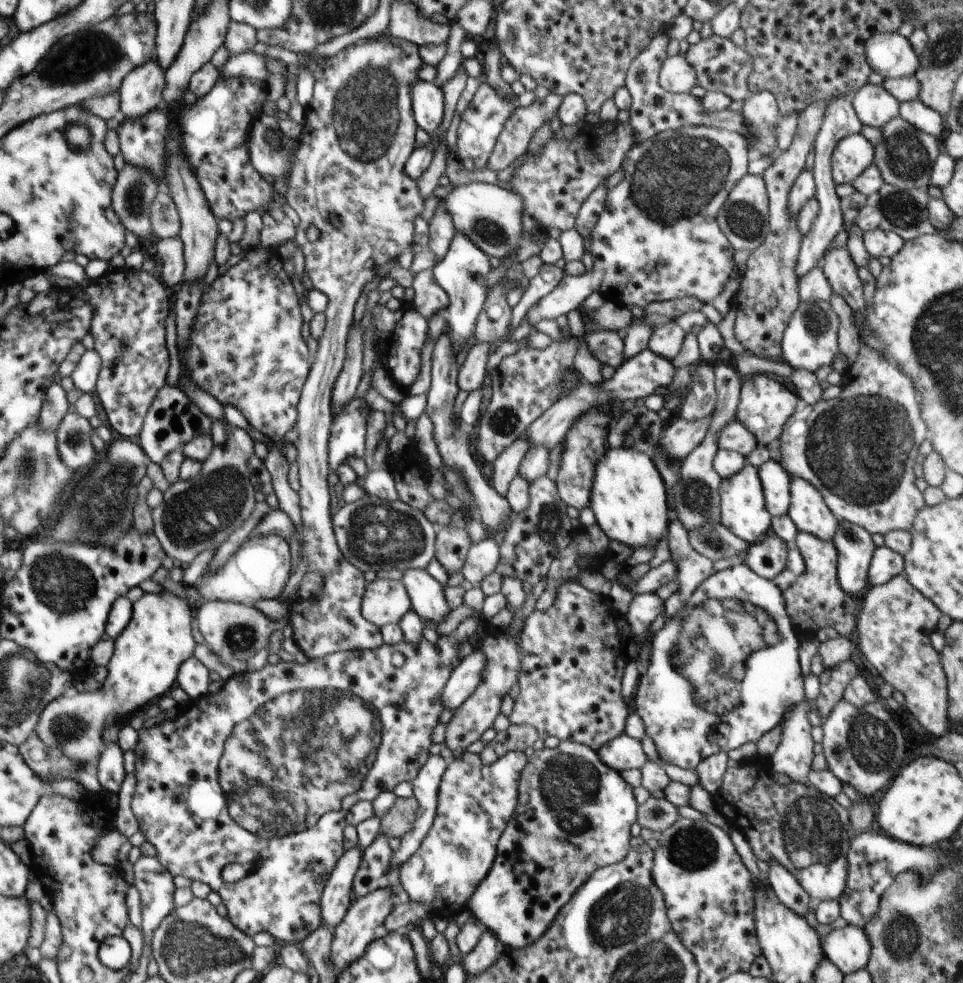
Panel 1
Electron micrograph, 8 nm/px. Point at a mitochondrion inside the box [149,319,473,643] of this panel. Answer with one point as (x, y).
(216, 500)

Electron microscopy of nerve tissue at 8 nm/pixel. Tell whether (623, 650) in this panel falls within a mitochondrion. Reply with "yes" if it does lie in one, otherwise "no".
no

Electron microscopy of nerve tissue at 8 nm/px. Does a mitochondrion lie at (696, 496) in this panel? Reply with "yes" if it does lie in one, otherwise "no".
yes

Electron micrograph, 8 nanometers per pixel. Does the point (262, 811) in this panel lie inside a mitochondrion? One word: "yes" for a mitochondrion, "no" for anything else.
yes

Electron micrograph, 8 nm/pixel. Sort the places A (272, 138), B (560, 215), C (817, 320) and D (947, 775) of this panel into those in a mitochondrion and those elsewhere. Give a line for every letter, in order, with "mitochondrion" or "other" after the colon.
A: mitochondrion
B: other
C: mitochondrion
D: other

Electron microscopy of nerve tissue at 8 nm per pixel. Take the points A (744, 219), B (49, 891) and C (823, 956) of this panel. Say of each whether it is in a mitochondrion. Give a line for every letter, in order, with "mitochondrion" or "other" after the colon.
A: mitochondrion
B: other
C: other

